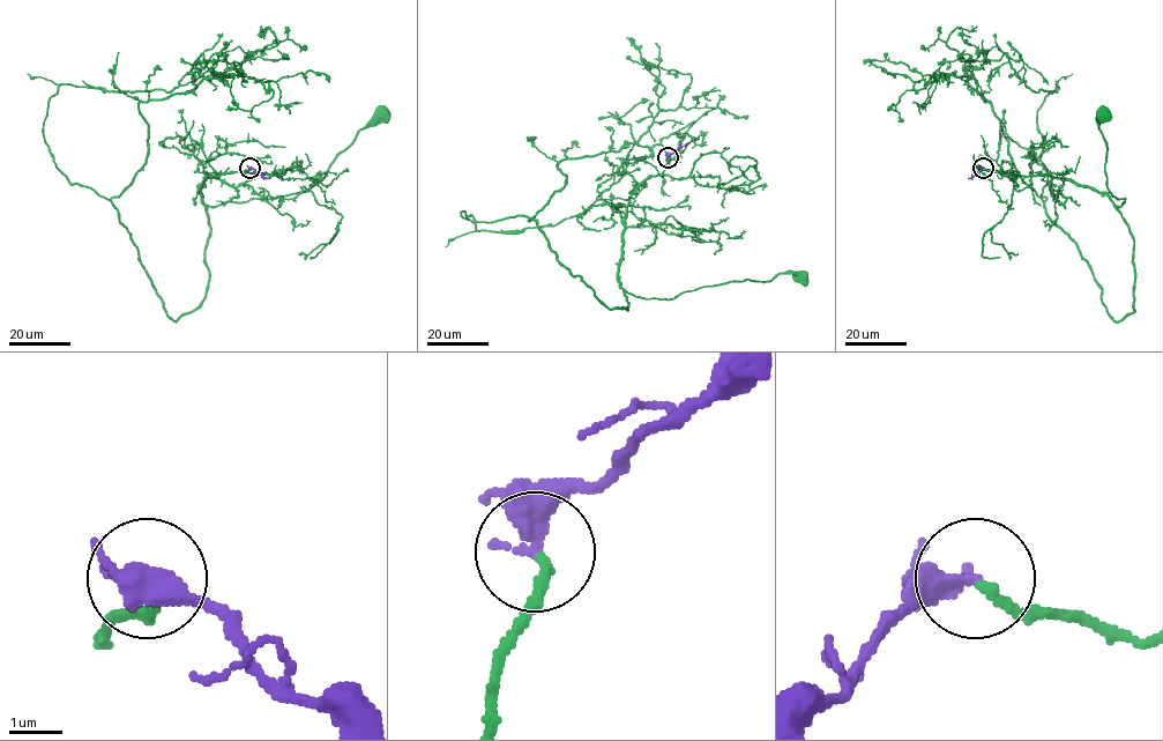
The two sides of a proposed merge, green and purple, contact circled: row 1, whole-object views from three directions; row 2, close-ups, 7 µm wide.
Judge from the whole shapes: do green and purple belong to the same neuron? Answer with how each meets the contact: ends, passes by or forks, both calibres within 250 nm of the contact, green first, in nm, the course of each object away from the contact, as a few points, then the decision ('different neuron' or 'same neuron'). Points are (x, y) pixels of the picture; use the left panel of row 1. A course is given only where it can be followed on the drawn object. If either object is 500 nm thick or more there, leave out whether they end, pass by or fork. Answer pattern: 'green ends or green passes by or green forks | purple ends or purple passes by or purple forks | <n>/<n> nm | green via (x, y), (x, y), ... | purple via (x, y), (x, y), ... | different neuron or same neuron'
green ends | purple ends | 190/420 nm | green via (251, 168), (208, 175), (201, 198), (216, 206), (308, 190), (360, 130), (388, 118), (382, 113) | purple via (251, 167), (270, 178) | same neuron

